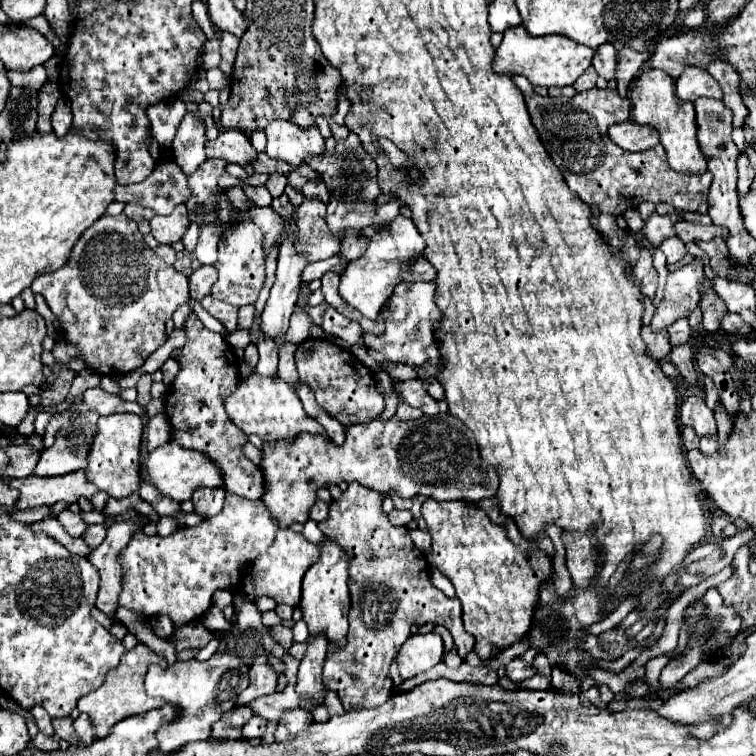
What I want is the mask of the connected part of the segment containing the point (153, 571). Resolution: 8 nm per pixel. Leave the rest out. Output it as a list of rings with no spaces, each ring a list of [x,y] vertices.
[[[226,491],[222,513],[204,519],[196,527],[180,527],[168,537],[150,537],[138,529],[118,553],[124,585],[120,605],[144,617],[166,613],[174,625],[198,621],[210,609],[216,589],[238,587],[240,569],[274,543],[278,529],[276,519],[262,501],[250,501],[230,491]]]

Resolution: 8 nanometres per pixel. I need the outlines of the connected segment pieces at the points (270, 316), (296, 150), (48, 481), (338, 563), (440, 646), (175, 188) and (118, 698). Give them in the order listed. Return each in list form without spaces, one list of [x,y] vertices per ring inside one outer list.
[[[292,219],[288,237],[280,247],[276,281],[274,281],[274,287],[270,289],[270,297],[260,317],[262,335],[270,339],[280,339],[286,335],[288,321],[296,307],[296,299],[300,291],[300,273],[306,265],[308,265],[306,259],[300,259],[294,249],[294,219]]]
[[[276,119],[266,127],[266,135],[268,135],[266,155],[282,159],[292,167],[302,165],[306,155],[324,153],[324,137],[320,135],[316,125],[304,129],[292,121]]]
[[[72,471],[58,477],[40,477],[40,475],[28,475],[24,479],[12,479],[8,483],[10,487],[20,491],[20,499],[16,501],[14,509],[26,509],[38,507],[38,505],[54,505],[58,501],[76,503],[80,497],[92,497],[98,489],[88,483],[86,473]]]
[[[326,539],[320,545],[320,559],[314,563],[302,581],[302,619],[308,625],[308,633],[324,633],[328,643],[334,643],[338,649],[344,647],[348,635],[348,609],[350,609],[350,591],[348,591],[348,557],[336,543]]]
[[[438,633],[426,635],[410,635],[408,641],[402,645],[396,665],[402,679],[412,679],[418,673],[424,673],[438,665],[444,655],[444,643]]]
[[[158,163],[150,177],[136,185],[116,185],[114,189],[116,201],[122,203],[140,203],[144,207],[154,209],[160,215],[168,215],[176,205],[182,205],[190,197],[188,179],[184,171],[174,163]]]
[[[138,643],[134,649],[126,651],[120,659],[120,665],[116,669],[112,669],[108,673],[108,679],[104,681],[104,685],[88,695],[84,695],[78,703],[78,709],[82,713],[88,713],[90,719],[92,719],[92,725],[96,729],[96,735],[98,737],[106,737],[110,733],[110,729],[126,719],[126,717],[132,717],[132,715],[140,715],[140,713],[146,713],[146,711],[152,711],[152,709],[160,709],[166,702],[164,699],[148,697],[144,689],[144,679],[146,675],[146,669],[150,663],[158,663],[158,665],[166,665],[166,659],[156,655],[154,651],[150,651],[144,643]]]

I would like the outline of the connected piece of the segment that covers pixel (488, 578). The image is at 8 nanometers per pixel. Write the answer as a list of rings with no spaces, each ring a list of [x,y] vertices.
[[[428,499],[422,505],[422,517],[432,535],[432,553],[428,555],[428,563],[452,581],[456,597],[462,601],[464,627],[476,639],[474,651],[482,659],[482,663],[488,663],[488,659],[492,659],[496,653],[500,653],[516,641],[522,641],[530,633],[532,613],[538,605],[536,601],[540,587],[554,575],[552,561],[544,559],[544,555],[540,555],[540,559],[524,559],[516,545],[508,541],[502,527],[496,527],[488,519],[488,515],[484,515],[484,511],[470,505],[462,505],[460,501]]]

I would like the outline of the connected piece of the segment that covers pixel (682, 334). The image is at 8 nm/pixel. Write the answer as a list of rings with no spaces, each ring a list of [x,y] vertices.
[[[680,319],[672,327],[668,327],[668,333],[670,333],[670,345],[672,347],[674,345],[684,345],[690,339],[690,325],[686,323],[686,319]]]

